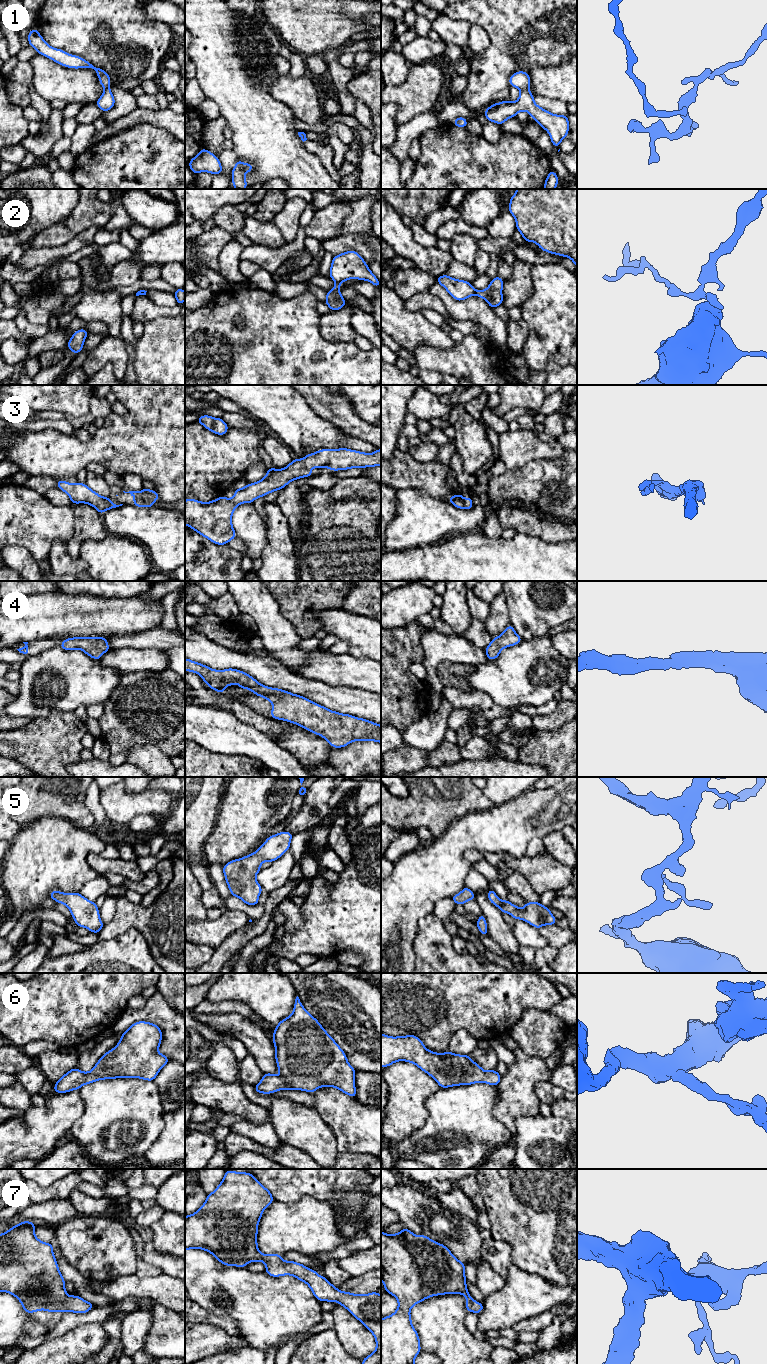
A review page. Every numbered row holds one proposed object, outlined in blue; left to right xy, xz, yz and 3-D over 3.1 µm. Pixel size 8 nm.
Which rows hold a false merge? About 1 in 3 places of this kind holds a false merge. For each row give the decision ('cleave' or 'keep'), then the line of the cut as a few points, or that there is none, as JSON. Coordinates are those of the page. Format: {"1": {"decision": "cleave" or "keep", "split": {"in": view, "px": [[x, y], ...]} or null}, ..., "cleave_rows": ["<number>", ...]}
{"1": {"decision": "cleave", "split": {"in": "yz", "px": [[528, 87], [520, 90]]}}, "2": {"decision": "cleave", "split": {"in": "xz", "px": [[336, 282], [340, 283]]}}, "3": {"decision": "keep", "split": null}, "4": {"decision": "keep", "split": null}, "5": {"decision": "keep", "split": null}, "6": {"decision": "keep", "split": null}, "7": {"decision": "keep", "split": null}, "cleave_rows": ["1", "2"]}

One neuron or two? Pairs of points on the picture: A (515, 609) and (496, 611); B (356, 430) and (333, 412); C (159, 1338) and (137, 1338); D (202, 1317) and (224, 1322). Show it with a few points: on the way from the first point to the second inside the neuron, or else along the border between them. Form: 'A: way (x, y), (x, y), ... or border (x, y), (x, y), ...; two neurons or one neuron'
A: border (502, 592), (507, 605), (509, 622); two neurons
B: way (350, 424), (339, 413); one neuron
C: border (152, 1316), (142, 1349); two neurons
D: way (207, 1317), (219, 1321); one neuron

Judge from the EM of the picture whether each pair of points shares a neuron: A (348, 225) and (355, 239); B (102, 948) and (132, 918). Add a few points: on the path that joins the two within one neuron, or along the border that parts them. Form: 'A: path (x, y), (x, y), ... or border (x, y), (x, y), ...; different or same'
A: border (370, 229), (364, 232), (351, 232), (335, 238); different
B: border (132, 928), (112, 938), (99, 939); different

